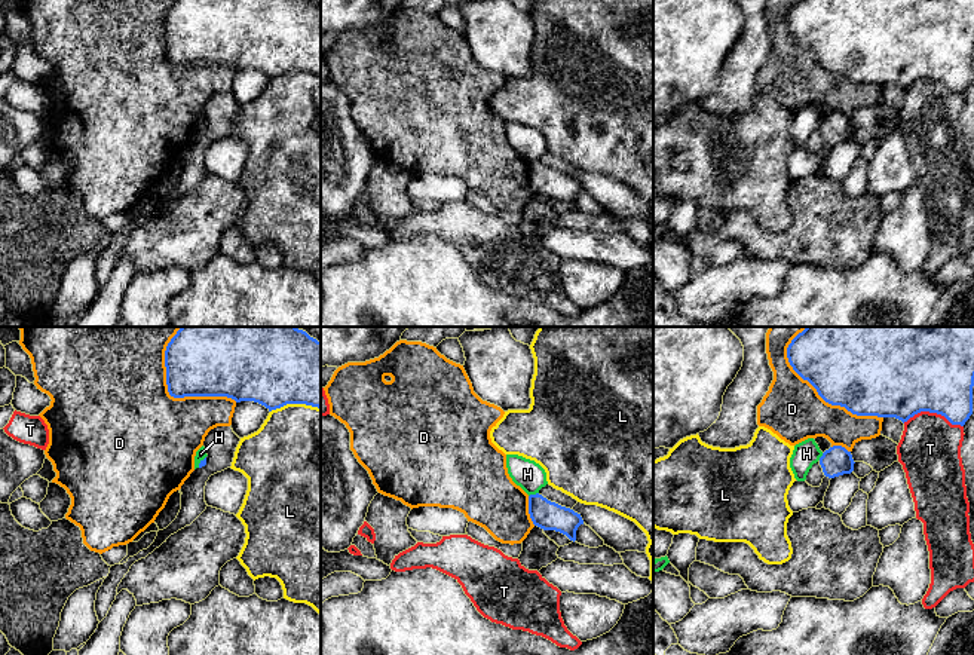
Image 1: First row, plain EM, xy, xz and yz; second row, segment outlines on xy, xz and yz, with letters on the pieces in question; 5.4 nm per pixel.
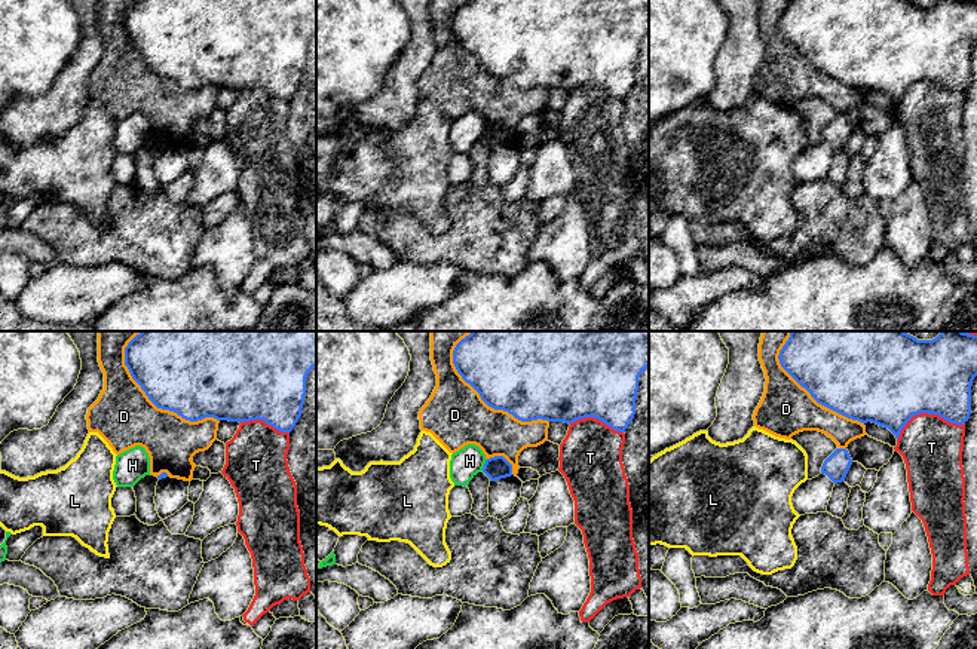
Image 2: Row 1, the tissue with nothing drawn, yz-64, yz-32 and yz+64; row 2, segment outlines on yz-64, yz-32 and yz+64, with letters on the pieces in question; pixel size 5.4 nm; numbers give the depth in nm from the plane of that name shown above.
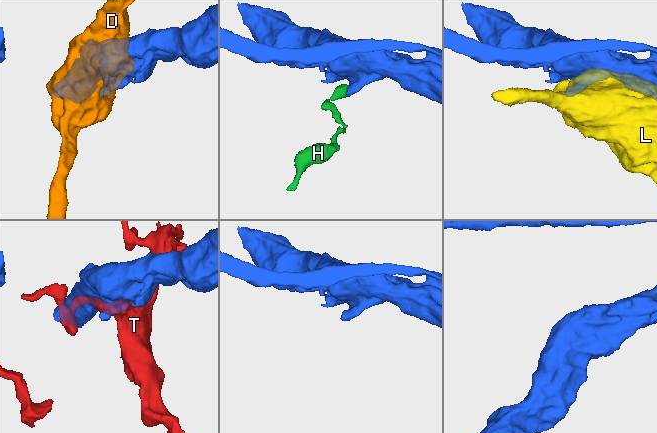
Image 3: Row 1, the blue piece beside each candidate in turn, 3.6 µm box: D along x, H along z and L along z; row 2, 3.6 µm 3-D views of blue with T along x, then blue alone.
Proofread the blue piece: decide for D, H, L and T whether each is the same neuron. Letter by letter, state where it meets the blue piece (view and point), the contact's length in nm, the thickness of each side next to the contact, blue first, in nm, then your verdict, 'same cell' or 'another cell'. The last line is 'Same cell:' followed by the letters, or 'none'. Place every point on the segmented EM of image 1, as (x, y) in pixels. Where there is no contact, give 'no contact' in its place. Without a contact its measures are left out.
D: contact yz (823, 398); length 650 nm; calibres 480 and 320 nm; another cell
H: contact xz (533, 495); length 60 nm; calibres 160 and 160 nm; another cell
L: contact xy (294, 403); length 280 nm; calibres 460 and 480 nm; another cell
T: contact yz (933, 412); length 320 nm; calibres 500 and 340 nm; another cell
Same cell: none

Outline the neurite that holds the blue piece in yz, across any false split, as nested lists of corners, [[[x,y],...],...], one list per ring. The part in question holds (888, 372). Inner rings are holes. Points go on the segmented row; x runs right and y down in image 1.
[[[806,327],[788,345],[787,358],[793,370],[808,380],[826,403],[845,407],[857,416],[895,417],[904,423],[921,411],[929,411],[944,416],[952,425],[964,426],[973,414],[974,327]]]

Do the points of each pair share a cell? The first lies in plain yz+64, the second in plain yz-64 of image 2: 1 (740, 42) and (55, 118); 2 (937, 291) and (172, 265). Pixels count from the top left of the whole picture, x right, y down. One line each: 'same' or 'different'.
1: same
2: different

